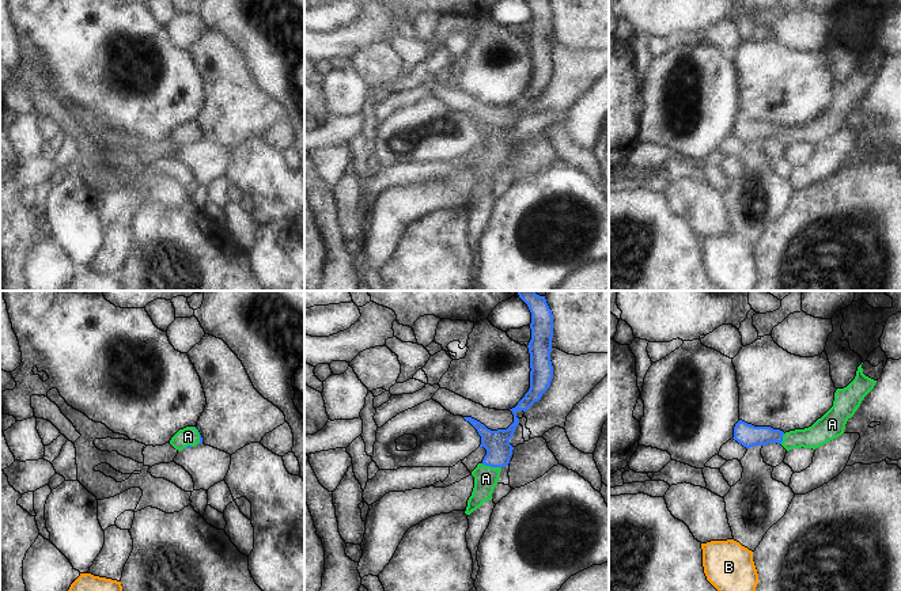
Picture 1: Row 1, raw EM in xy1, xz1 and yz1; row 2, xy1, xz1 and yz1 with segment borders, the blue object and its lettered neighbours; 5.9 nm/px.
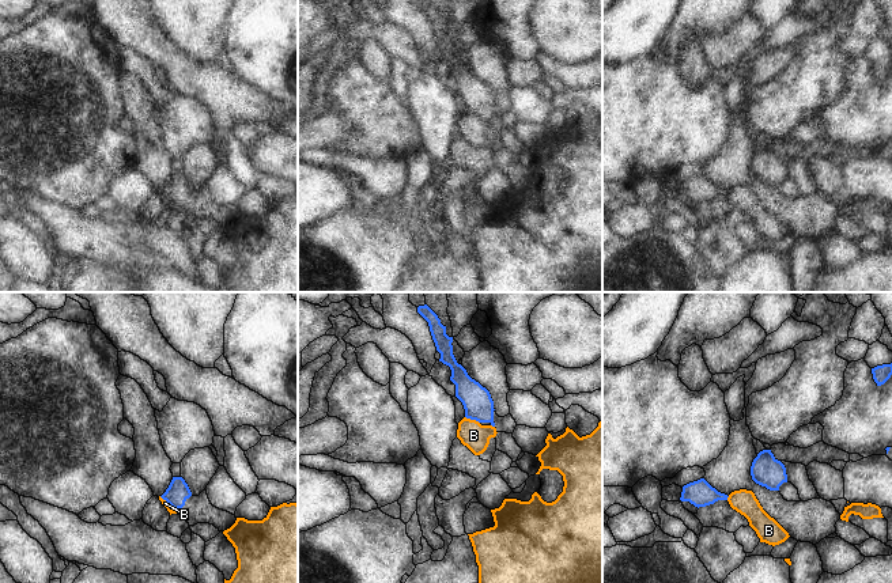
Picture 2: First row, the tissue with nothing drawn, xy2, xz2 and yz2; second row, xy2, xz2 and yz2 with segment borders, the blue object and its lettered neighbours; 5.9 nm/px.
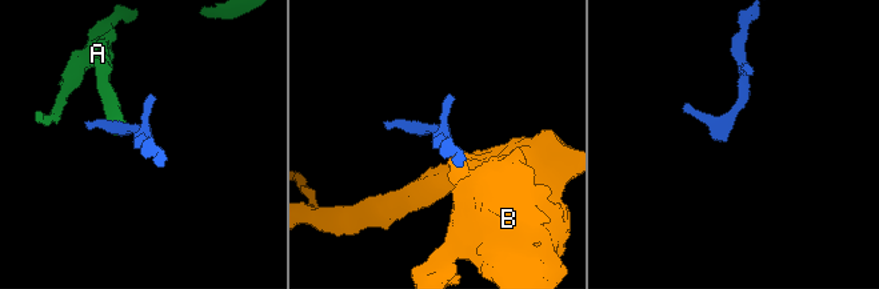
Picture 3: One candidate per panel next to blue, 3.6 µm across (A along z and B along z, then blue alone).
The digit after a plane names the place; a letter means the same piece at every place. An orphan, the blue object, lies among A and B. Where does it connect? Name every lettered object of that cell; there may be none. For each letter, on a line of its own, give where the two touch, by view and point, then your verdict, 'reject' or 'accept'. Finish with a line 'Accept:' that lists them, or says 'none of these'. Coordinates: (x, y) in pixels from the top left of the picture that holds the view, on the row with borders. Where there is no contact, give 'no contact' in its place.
A: meets blue in xz1 at (491, 466); accept
B: meets blue in xz2 at (472, 419); reject
Accept: A

